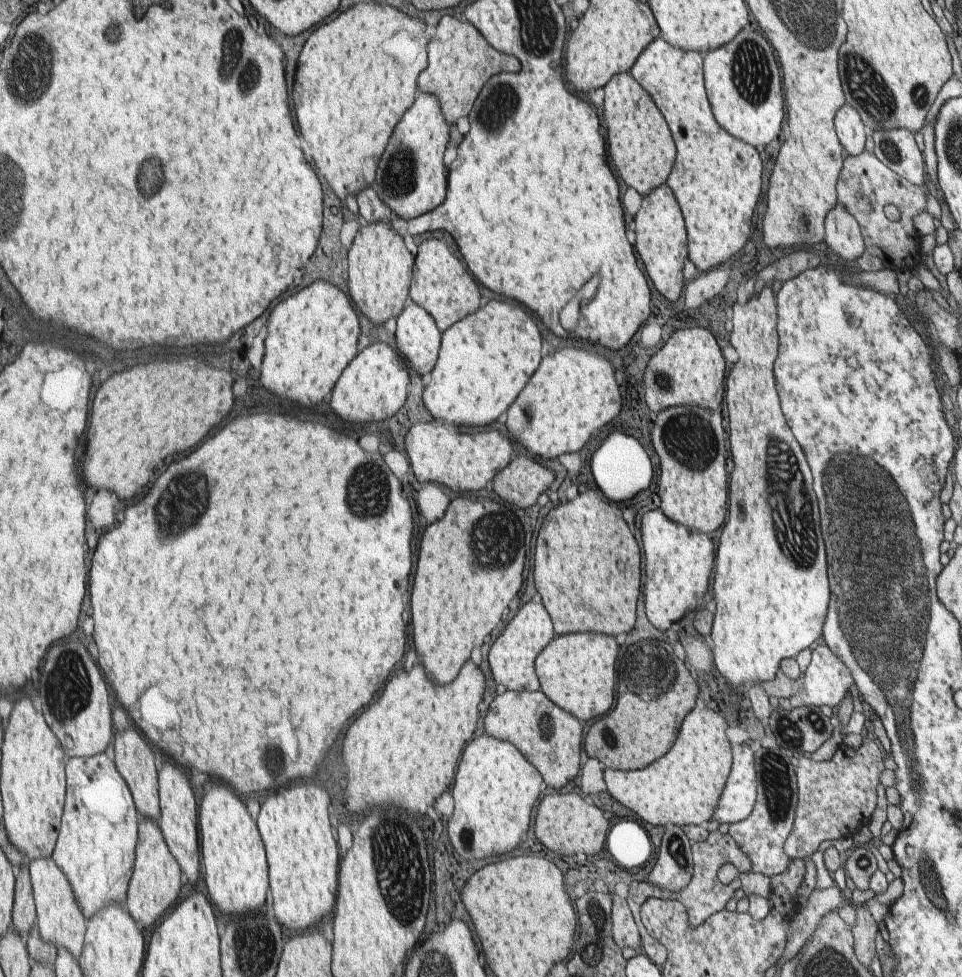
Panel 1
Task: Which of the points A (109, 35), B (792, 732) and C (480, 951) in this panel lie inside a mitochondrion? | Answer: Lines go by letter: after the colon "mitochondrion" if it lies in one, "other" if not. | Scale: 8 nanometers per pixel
A: mitochondrion
B: mitochondrion
C: other

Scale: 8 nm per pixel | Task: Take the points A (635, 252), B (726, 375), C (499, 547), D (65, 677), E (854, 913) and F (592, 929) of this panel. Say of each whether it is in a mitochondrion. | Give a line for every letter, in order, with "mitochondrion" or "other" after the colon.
A: other
B: other
C: mitochondrion
D: mitochondrion
E: other
F: mitochondrion

